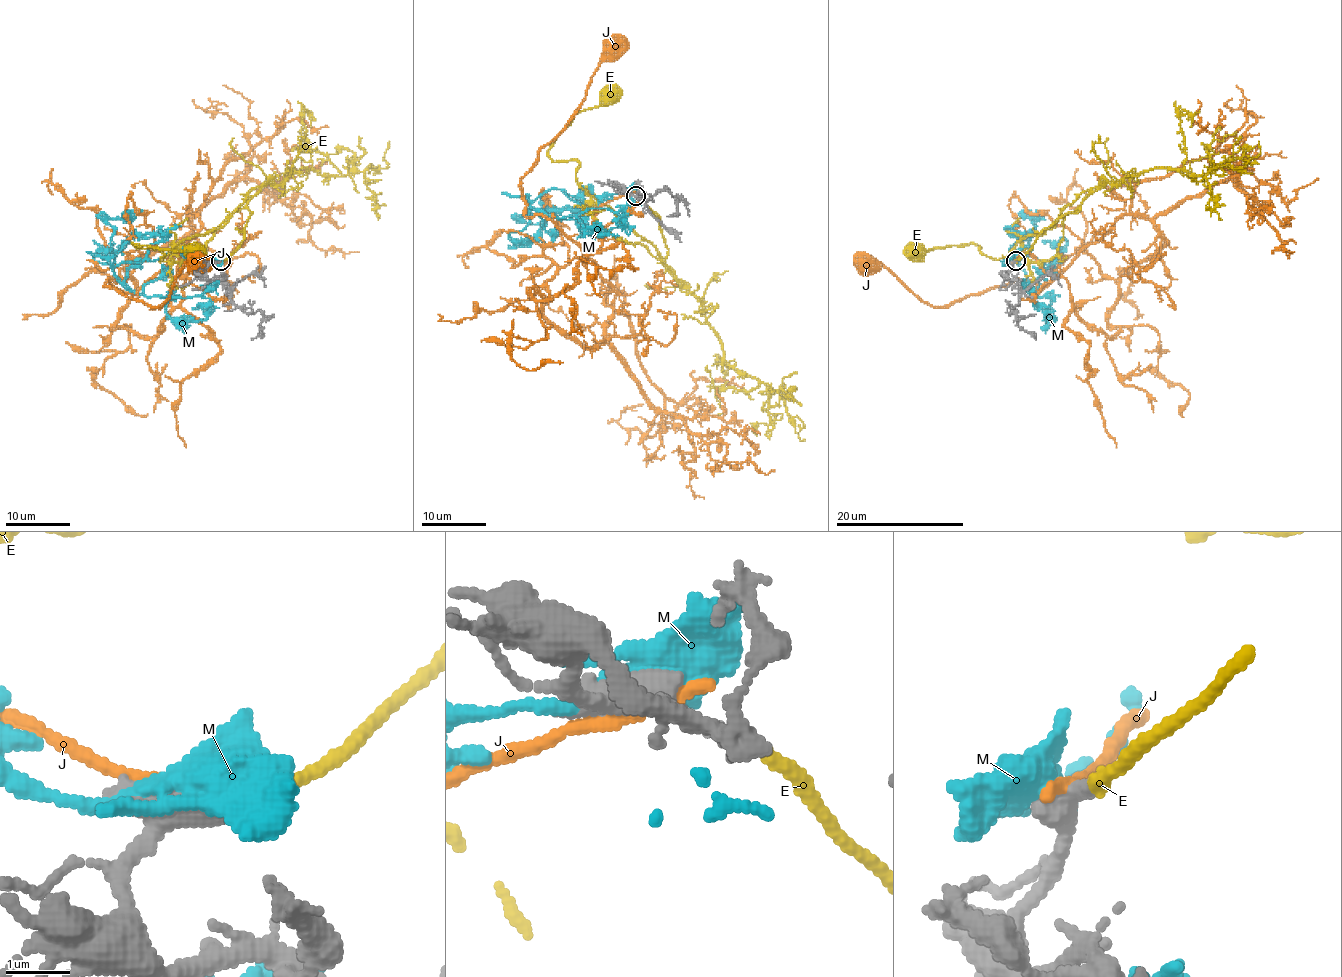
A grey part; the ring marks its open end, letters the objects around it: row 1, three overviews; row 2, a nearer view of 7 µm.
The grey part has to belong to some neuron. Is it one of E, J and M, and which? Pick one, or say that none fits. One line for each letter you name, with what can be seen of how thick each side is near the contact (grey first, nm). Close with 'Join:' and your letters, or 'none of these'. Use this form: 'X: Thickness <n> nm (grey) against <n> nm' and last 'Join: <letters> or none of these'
E: Thickness 240 nm (grey) against 200 nm
Join: E

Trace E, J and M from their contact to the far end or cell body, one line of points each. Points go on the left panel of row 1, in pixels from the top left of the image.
E: (221, 261), (238, 247), (259, 189), (222, 226), (160, 259), (160, 250), (133, 243), (193, 253)
J: (211, 261), (182, 253), (155, 335), (115, 327), (195, 215), (105, 285), (158, 306), (197, 261)
M: (210, 261), (198, 263), (179, 247), (113, 269), (144, 295), (208, 298), (208, 316), (200, 320)

